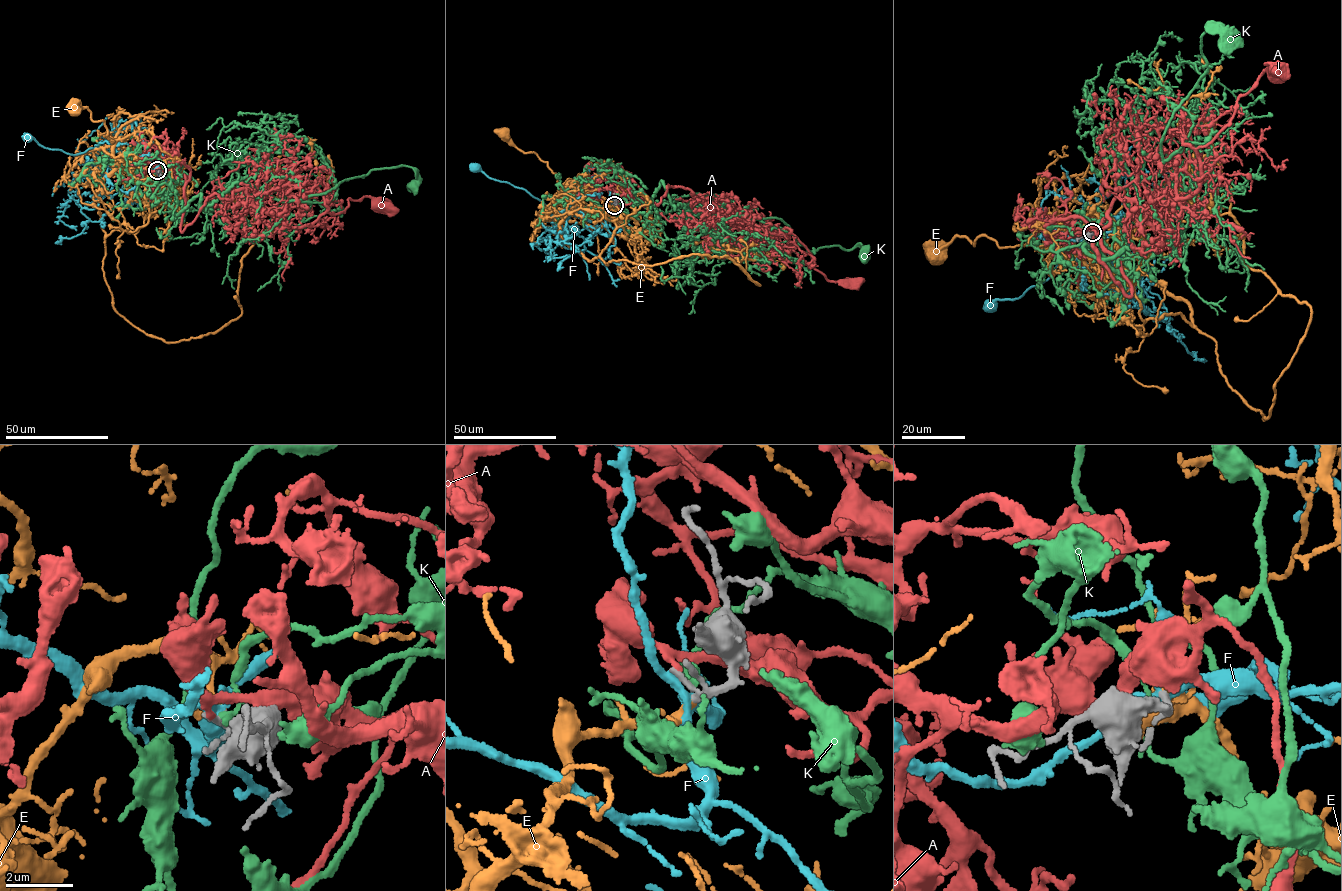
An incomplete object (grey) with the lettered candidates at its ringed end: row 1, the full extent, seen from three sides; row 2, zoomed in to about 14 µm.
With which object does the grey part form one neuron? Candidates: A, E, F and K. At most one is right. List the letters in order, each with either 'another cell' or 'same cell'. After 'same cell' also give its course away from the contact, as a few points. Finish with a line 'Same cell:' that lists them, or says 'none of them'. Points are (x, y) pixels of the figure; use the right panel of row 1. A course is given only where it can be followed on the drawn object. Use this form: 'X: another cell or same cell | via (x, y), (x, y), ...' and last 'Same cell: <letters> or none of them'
A: another cell
E: same cell | via (1092, 232), (1104, 246), (1084, 258), (1050, 252), (1038, 235), (1006, 247), (955, 237), (937, 254)
F: another cell
K: another cell
Same cell: E

